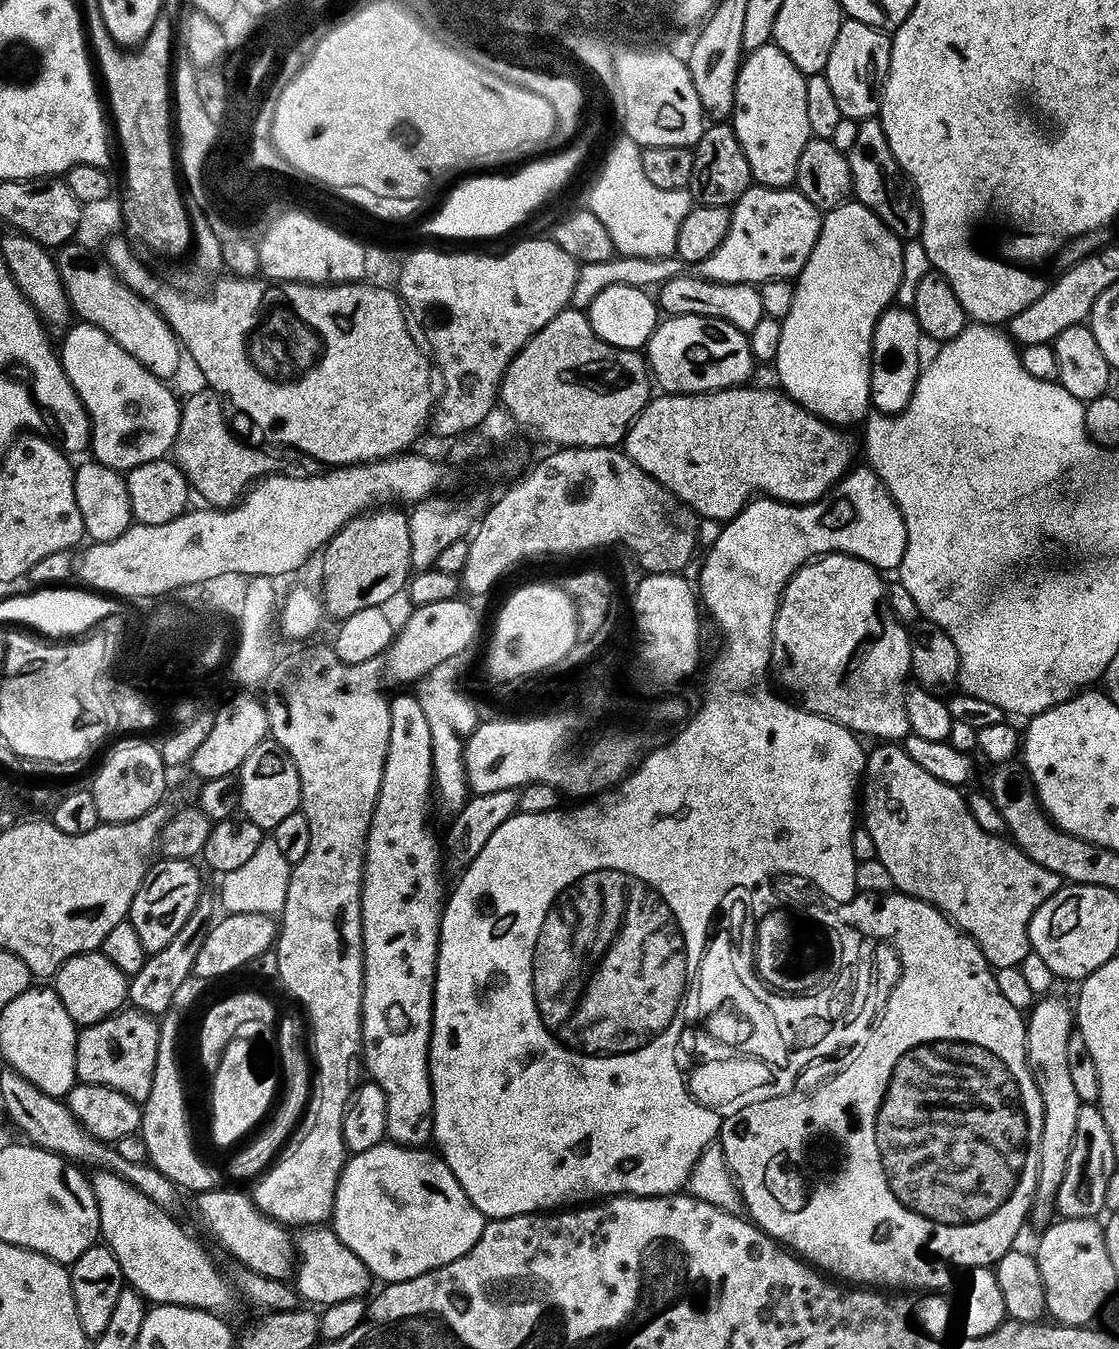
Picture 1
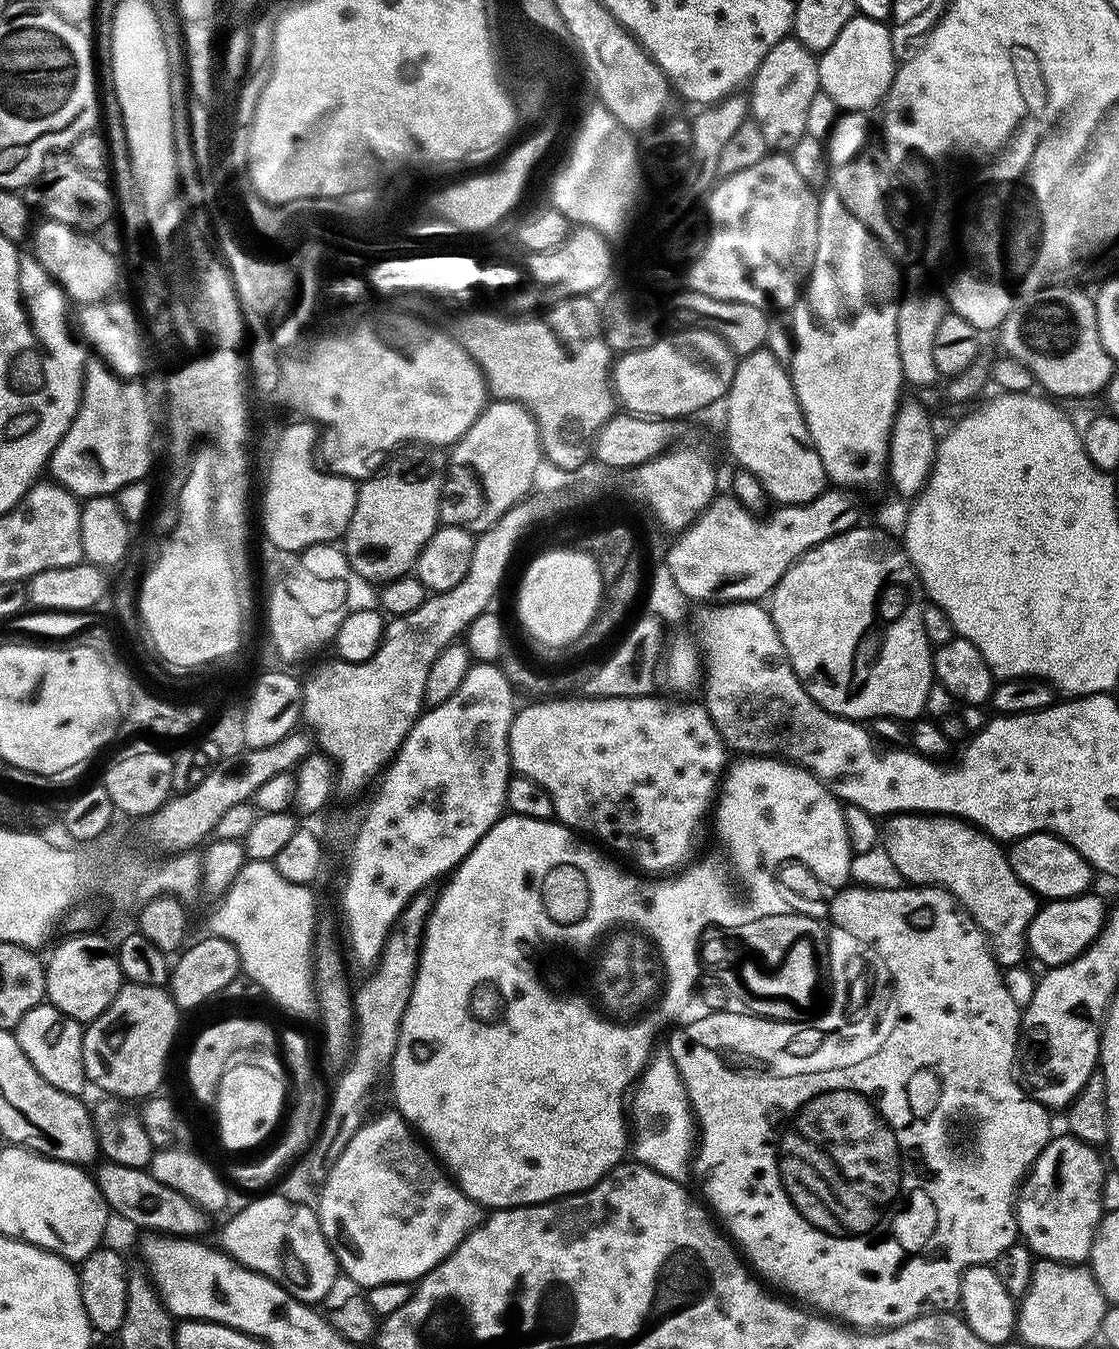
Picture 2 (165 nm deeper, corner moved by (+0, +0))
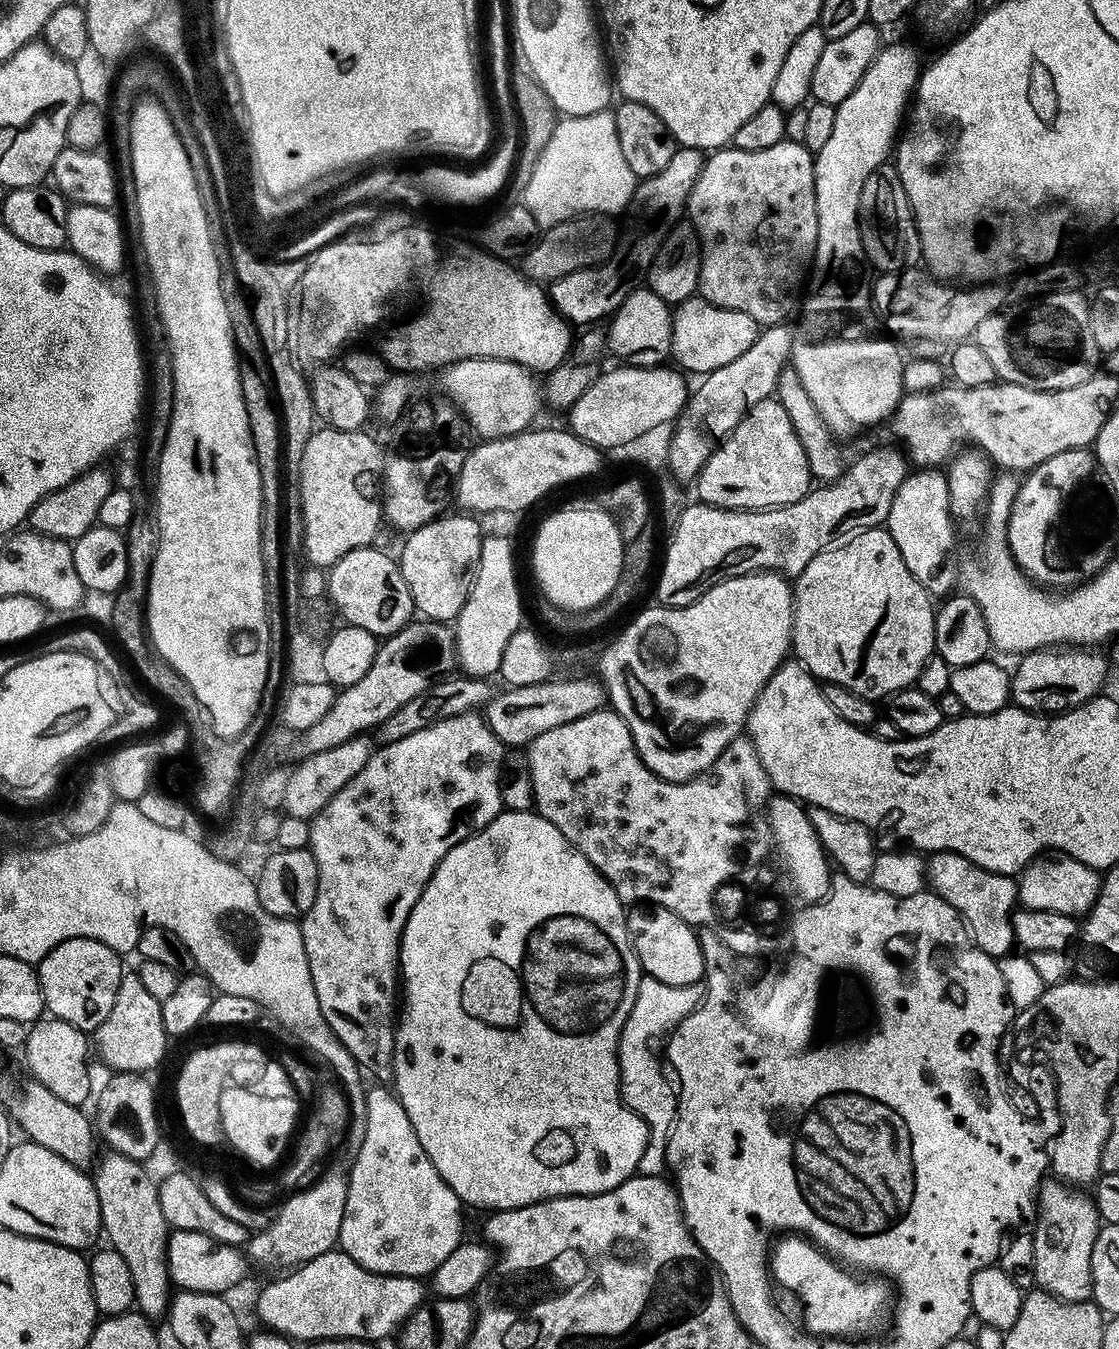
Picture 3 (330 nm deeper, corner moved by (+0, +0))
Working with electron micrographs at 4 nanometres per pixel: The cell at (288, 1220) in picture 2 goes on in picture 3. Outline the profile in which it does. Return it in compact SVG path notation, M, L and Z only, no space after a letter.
M172 1230L168 1234L168 1276L177 1289L185 1292L214 1292L228 1294L235 1284L244 1280L250 1269L250 1261L235 1244L218 1244L206 1234L194 1230Z

